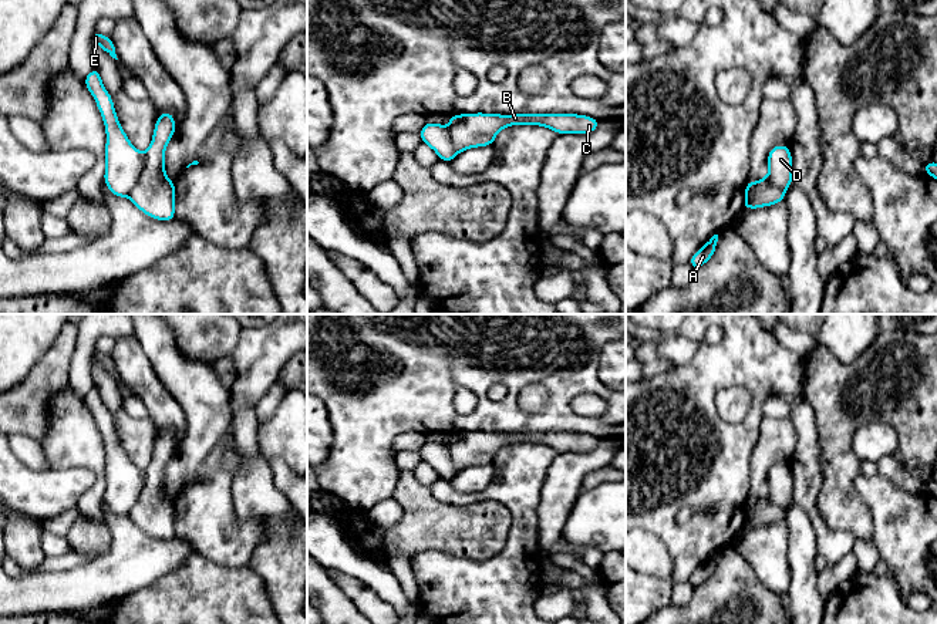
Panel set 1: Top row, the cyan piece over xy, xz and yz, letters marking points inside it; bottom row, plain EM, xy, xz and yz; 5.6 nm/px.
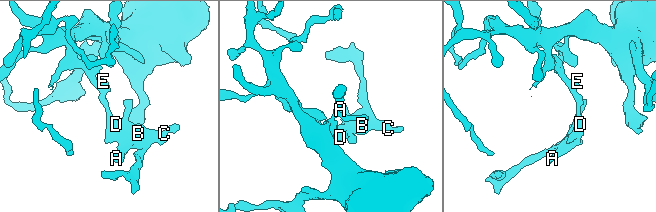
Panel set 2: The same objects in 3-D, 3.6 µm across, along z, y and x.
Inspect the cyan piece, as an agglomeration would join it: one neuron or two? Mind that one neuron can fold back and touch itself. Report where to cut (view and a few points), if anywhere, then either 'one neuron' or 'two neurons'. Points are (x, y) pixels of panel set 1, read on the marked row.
cut in xy along (145, 154), (144, 169), (128, 195); two neurons

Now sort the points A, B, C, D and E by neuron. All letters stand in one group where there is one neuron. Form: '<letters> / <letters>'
A B C / D E

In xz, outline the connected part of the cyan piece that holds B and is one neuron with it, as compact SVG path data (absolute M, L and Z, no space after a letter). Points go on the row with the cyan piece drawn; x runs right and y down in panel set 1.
M461 114L449 117L449 135L459 154L469 148L493 145L498 132L510 125L539 125L562 134L591 134L600 121L577 114Z

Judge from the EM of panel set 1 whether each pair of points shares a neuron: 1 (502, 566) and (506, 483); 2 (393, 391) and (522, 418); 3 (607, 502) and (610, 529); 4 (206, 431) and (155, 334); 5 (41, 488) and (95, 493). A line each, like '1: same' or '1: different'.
1: same
2: same
3: same
4: same
5: different

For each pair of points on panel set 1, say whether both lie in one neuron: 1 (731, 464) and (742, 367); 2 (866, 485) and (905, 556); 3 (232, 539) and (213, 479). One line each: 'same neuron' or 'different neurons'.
1: same neuron
2: same neuron
3: same neuron

